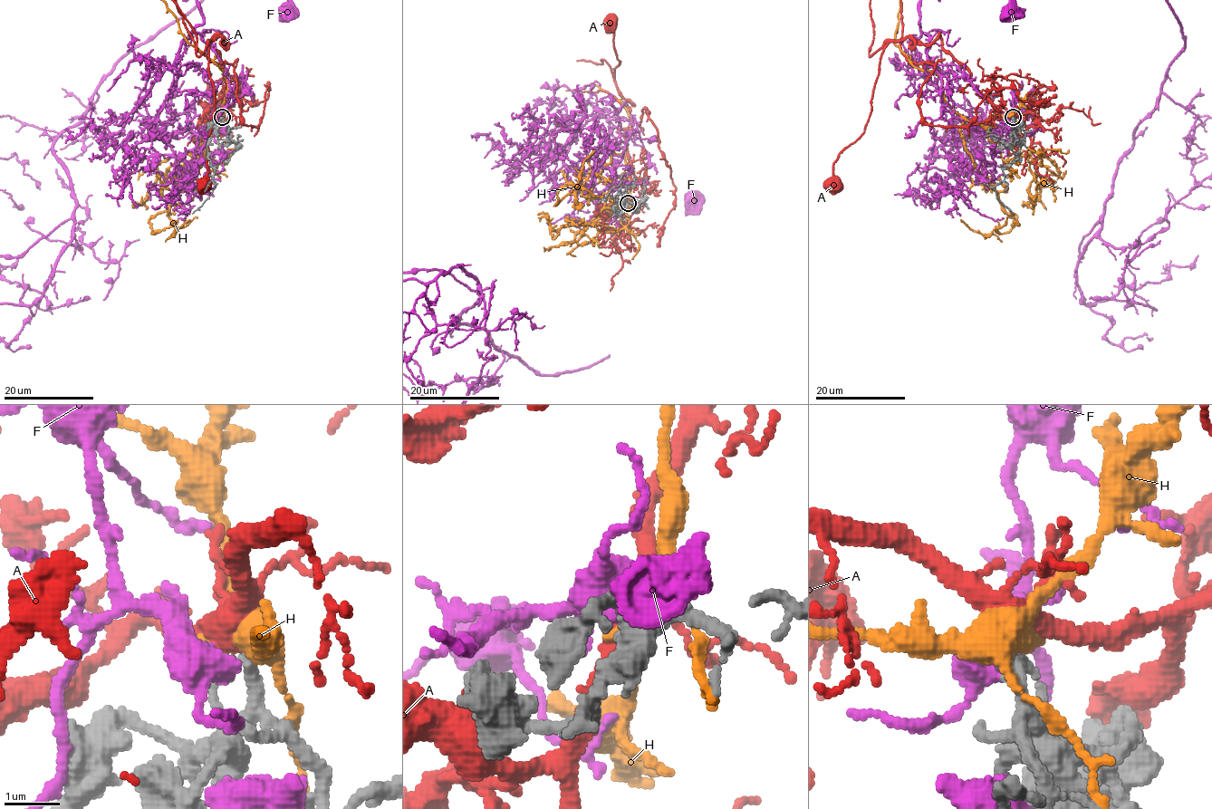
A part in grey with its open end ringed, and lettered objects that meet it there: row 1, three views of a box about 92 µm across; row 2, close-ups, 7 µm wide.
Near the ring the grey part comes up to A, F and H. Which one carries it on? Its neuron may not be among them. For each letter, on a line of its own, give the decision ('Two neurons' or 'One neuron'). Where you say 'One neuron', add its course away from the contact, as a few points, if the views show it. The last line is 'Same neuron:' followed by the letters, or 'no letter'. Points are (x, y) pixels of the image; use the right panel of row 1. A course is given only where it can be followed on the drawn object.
A: One neuron. Its course: (1013, 117), (973, 85), (938, 34), (912, 48), (908, 36), (890, 41), (863, 132), (833, 165), (834, 187)
F: Two neurons
H: Two neurons
Same neuron: A

